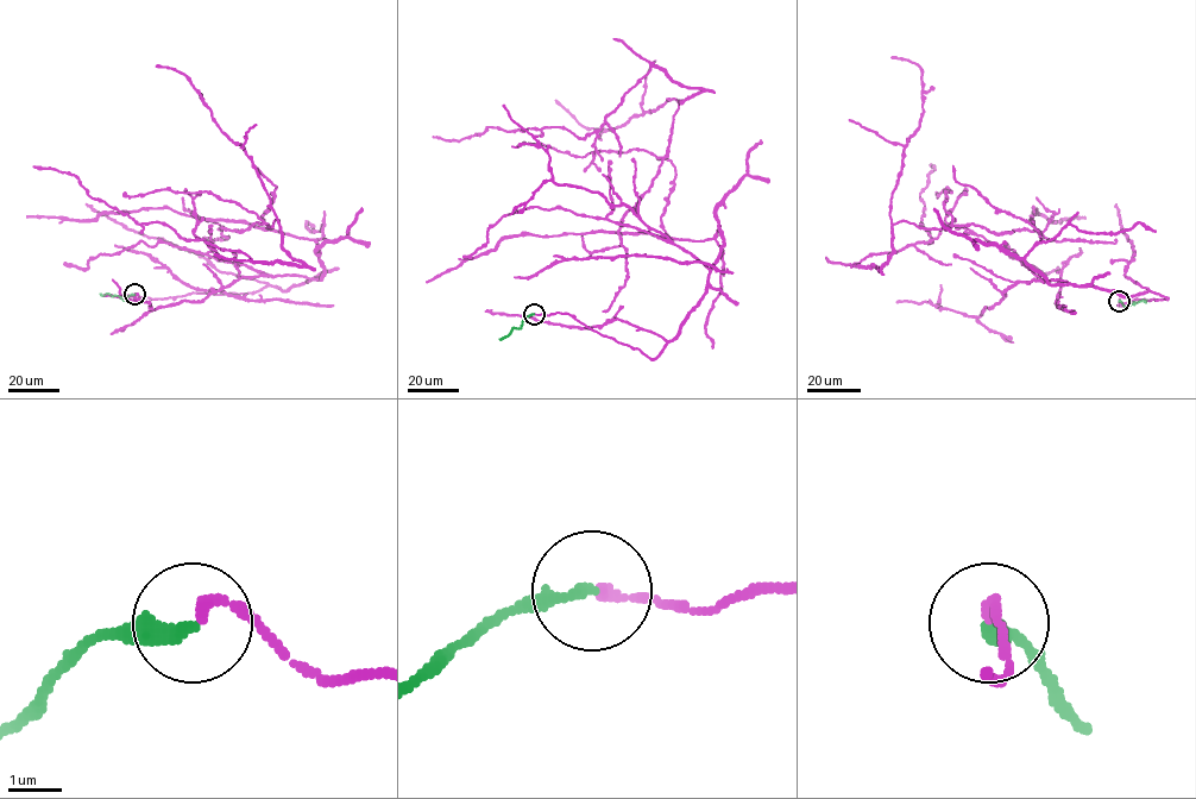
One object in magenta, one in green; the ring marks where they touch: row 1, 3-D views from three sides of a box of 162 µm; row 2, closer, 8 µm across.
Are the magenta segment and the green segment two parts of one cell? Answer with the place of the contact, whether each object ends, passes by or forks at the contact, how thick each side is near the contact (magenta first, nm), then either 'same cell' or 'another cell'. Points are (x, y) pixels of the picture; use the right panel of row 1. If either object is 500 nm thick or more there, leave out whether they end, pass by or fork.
place (1119, 301); magenta ends; green ends; calibres 200 and 280 nm; another cell

